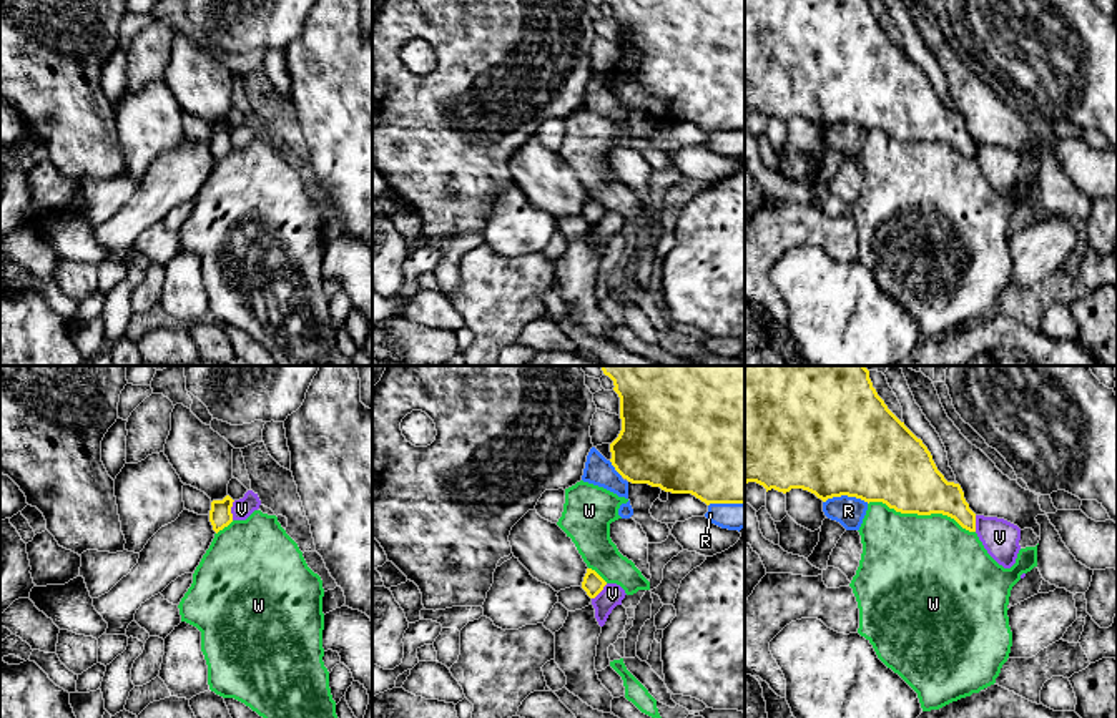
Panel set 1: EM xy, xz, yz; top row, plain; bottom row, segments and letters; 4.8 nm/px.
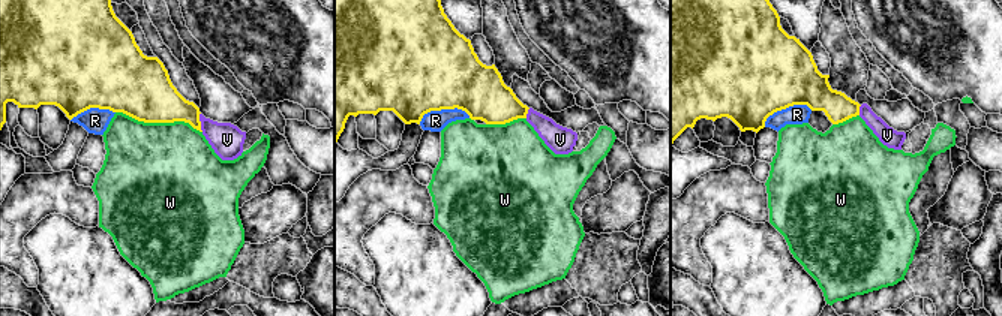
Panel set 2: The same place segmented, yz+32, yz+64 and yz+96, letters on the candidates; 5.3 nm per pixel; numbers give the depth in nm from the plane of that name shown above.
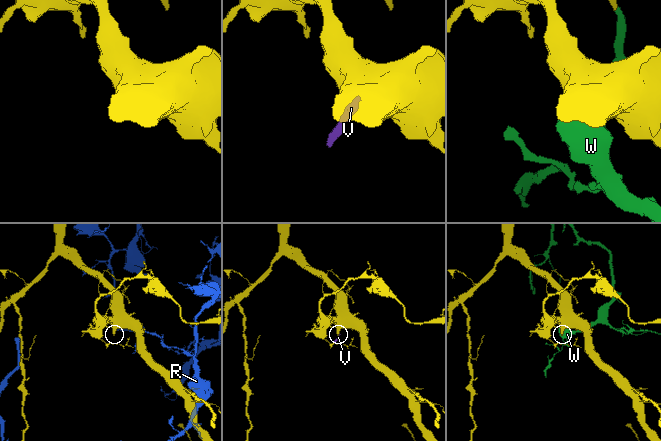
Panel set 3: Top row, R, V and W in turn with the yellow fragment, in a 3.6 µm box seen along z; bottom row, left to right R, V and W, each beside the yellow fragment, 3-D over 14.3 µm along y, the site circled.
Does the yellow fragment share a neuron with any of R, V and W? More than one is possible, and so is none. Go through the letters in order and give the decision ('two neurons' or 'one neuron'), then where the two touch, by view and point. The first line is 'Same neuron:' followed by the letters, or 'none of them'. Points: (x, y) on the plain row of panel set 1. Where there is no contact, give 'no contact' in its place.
Same neuron: none of them
R: two neurons | yz (846, 122)
V: two neurons | xy (230, 138)
W: two neurons | yz (921, 142)

